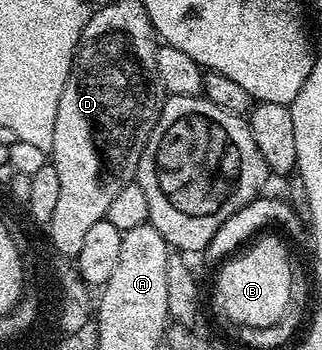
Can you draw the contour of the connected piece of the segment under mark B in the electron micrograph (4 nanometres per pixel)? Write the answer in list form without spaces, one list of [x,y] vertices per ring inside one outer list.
[[[267,236],[256,237],[242,252],[226,259],[215,278],[215,302],[220,312],[239,328],[269,328],[269,324],[281,320],[289,304],[291,254],[281,239],[263,237]]]

